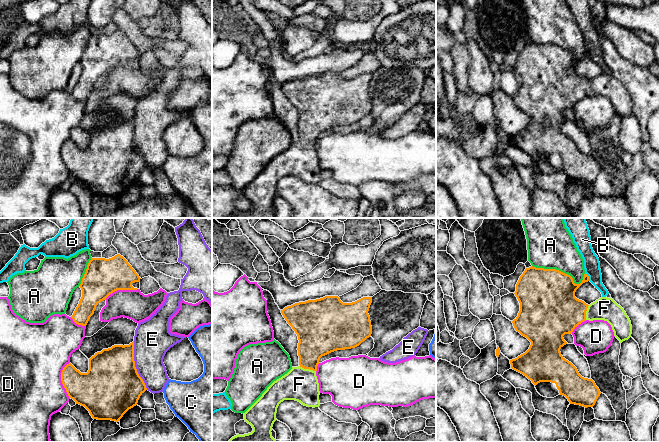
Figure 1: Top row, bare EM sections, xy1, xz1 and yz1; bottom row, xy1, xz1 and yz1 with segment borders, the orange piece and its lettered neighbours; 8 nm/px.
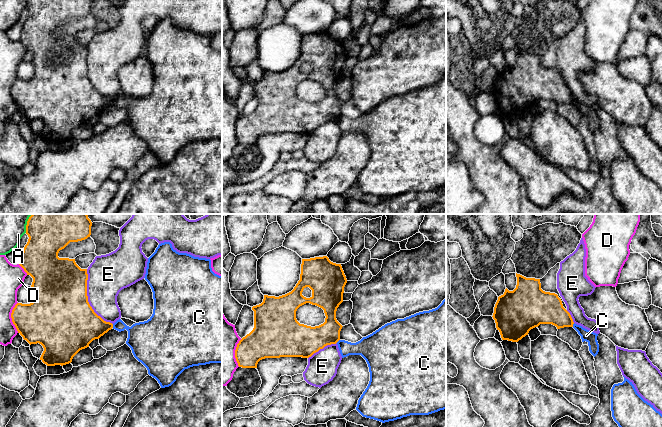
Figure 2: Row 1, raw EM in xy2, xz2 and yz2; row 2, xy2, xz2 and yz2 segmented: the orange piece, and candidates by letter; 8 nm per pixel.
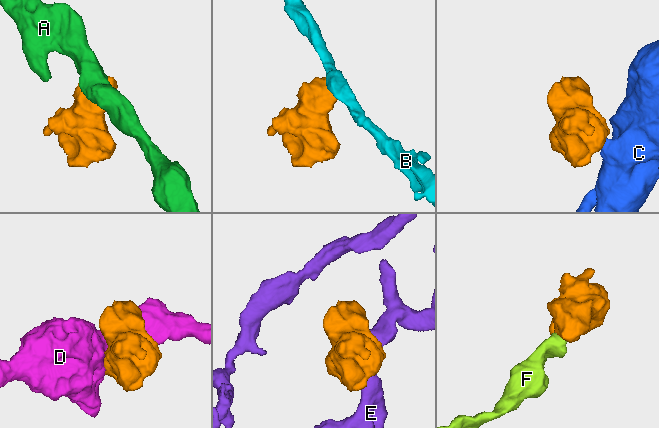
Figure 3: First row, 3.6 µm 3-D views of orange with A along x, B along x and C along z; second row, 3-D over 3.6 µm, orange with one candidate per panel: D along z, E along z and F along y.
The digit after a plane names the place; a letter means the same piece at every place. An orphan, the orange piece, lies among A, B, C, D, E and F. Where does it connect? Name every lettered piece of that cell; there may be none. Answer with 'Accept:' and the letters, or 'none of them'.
Accept: F

